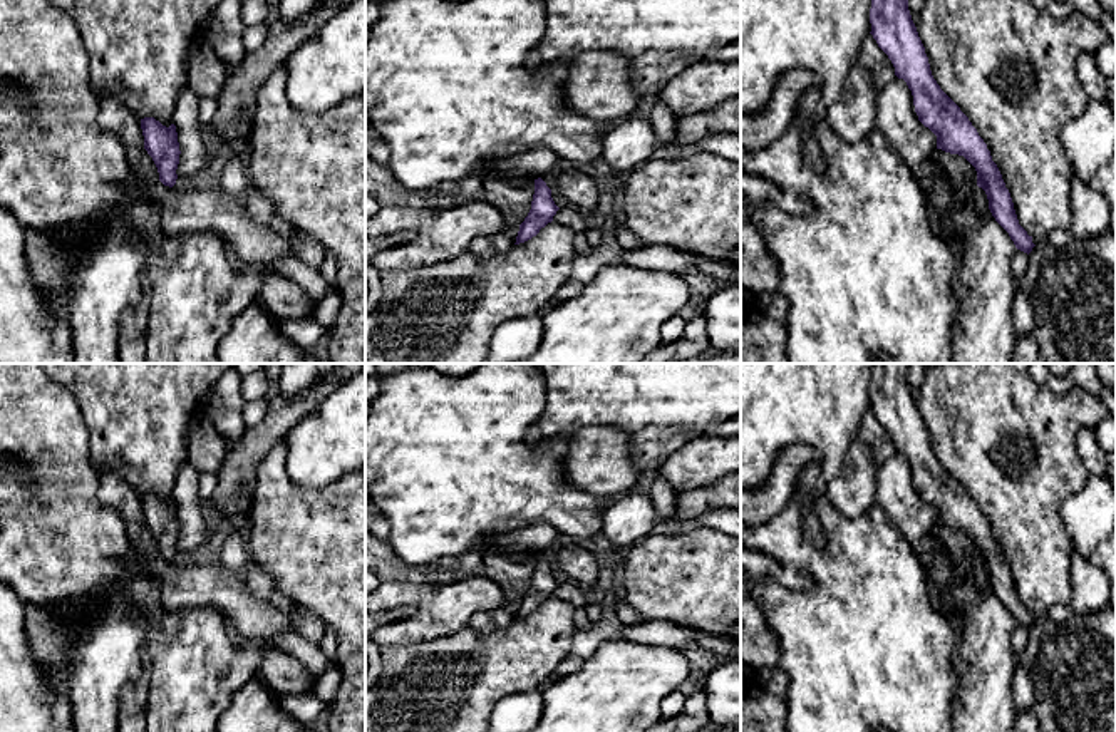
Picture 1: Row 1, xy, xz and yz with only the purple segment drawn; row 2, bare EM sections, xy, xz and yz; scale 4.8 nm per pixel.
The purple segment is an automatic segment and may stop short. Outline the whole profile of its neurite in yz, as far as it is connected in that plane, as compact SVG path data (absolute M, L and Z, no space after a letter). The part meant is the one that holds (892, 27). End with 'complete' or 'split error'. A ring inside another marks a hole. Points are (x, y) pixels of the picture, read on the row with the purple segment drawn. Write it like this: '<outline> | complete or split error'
M871 0L870 23L870 34L891 60L895 75L912 90L918 121L937 136L937 149L964 156L975 168L977 186L985 191L992 216L1015 248L1029 255L1036 245L1019 224L1010 193L987 144L932 75L908 0Z | complete

